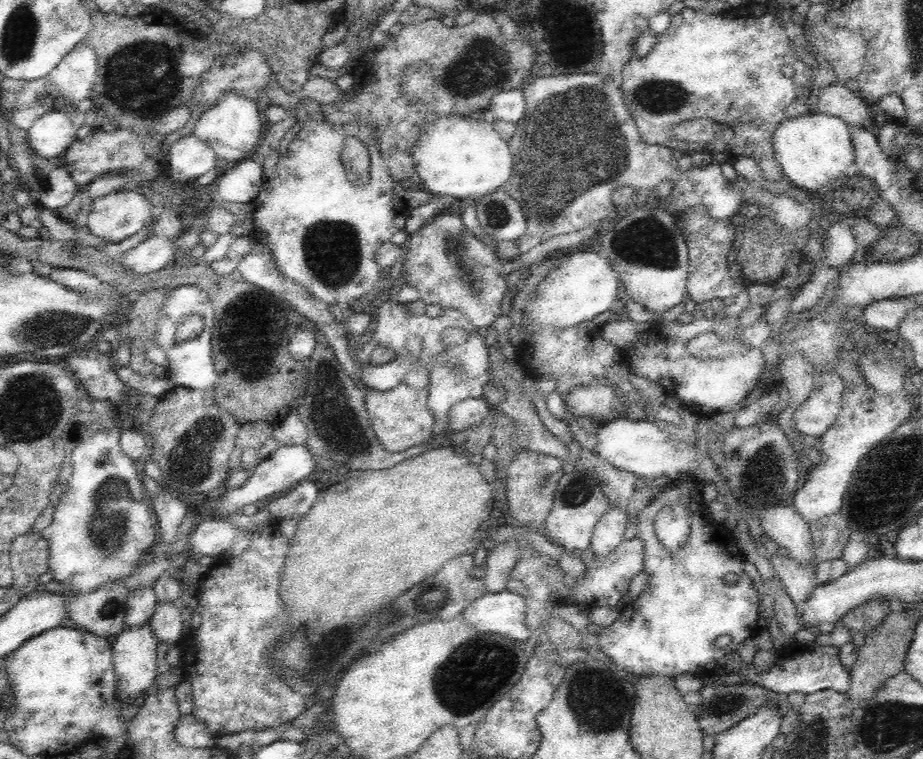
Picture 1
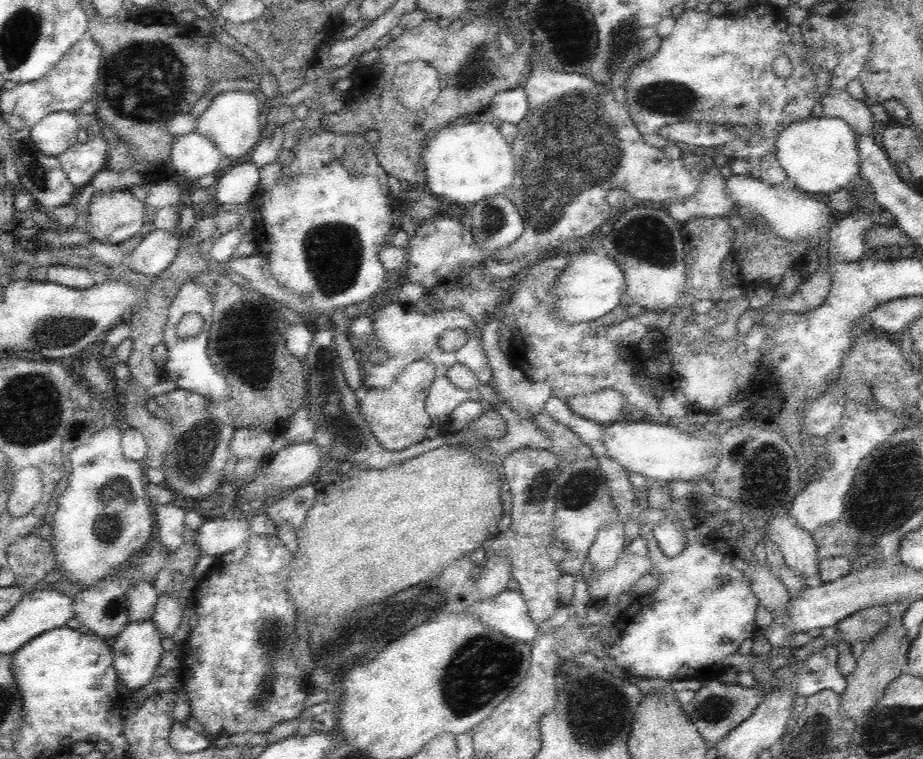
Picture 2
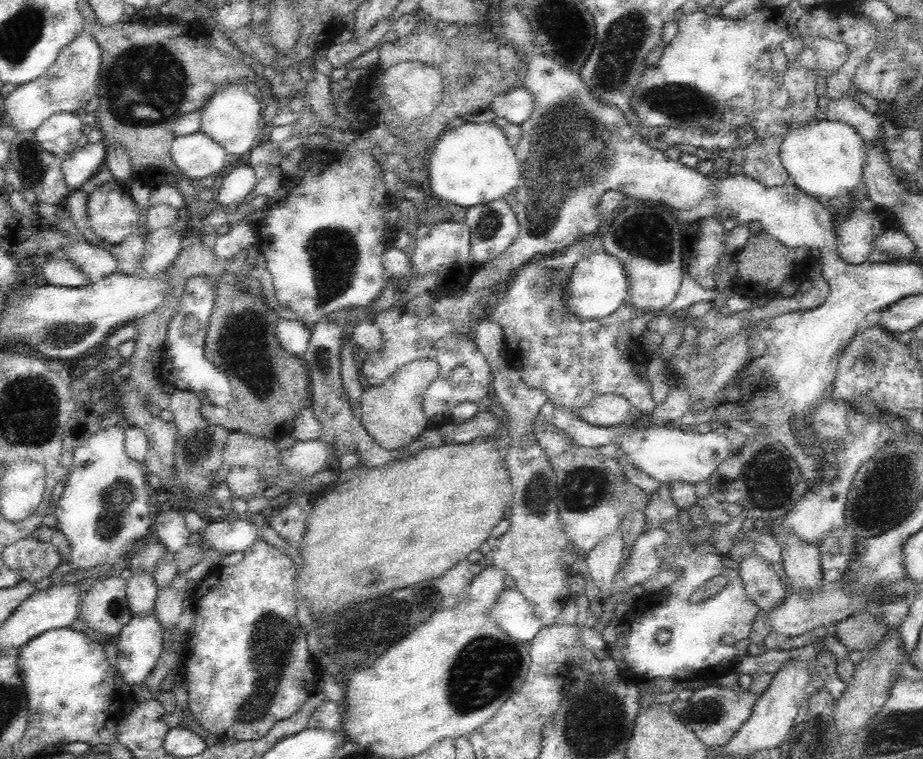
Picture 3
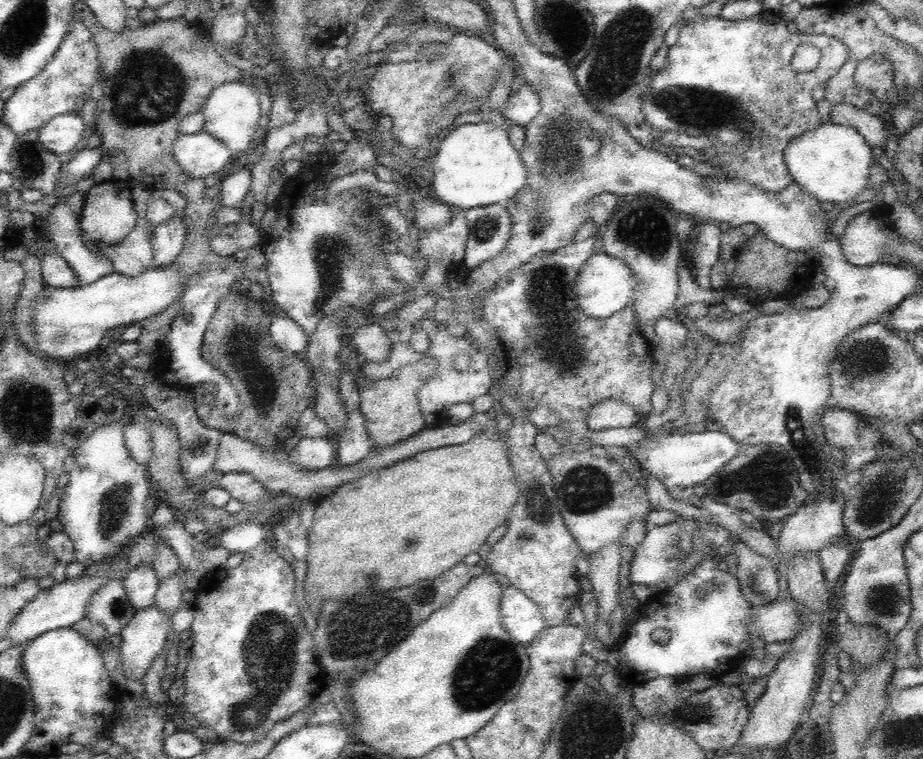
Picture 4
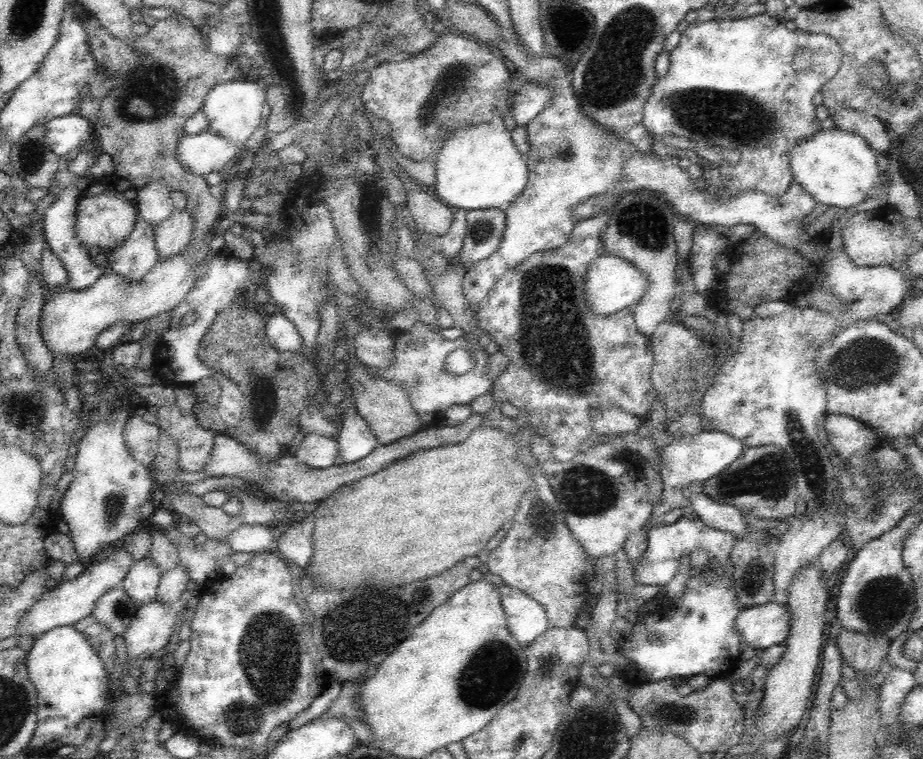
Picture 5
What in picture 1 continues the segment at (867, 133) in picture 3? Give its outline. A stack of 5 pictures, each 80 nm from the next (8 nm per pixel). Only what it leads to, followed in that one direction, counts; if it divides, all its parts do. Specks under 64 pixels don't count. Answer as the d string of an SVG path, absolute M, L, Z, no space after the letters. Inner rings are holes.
M832 83L820 91L814 90L814 94L819 97L815 110L844 120L849 128L867 126L871 121L871 108L866 108L860 96L845 84Z

